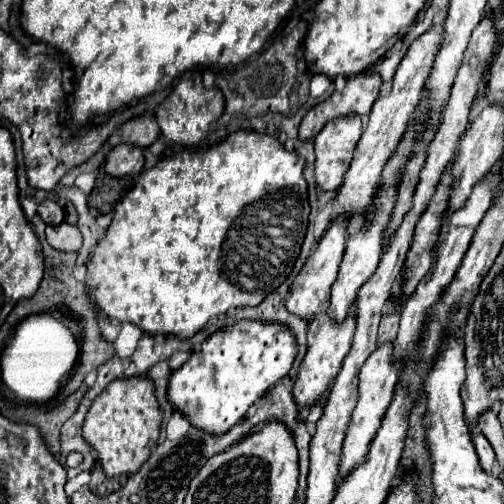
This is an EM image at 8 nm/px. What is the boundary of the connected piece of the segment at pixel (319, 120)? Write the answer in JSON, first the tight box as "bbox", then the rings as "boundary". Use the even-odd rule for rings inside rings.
{"bbox":[298,72,382,140],"boundary":[[[360,72],[348,78],[342,92],[336,90],[328,100],[308,110],[308,114],[300,122],[298,136],[302,140],[310,140],[324,128],[326,122],[334,118],[348,116],[348,114],[360,114],[360,116],[368,114],[374,100],[380,94],[380,86],[382,86],[380,74]]]}

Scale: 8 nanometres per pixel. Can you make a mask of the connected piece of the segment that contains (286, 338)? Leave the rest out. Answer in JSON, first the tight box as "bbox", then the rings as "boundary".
{"bbox":[168,320,298,434],"boundary":[[[238,320],[234,326],[214,332],[172,372],[168,398],[192,426],[216,434],[228,432],[260,396],[290,372],[296,352],[298,344],[290,328],[266,320]]]}

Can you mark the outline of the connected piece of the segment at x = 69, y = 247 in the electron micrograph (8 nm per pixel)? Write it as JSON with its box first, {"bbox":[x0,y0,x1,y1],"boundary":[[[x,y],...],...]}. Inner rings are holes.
{"bbox":[46,222,82,252],"boundary":[[[62,222],[58,226],[48,224],[46,226],[46,240],[62,252],[76,252],[82,246],[82,234],[76,226]]]}

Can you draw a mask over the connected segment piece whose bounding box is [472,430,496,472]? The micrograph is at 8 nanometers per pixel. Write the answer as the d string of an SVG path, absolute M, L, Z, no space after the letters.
M474 430L474 432L472 432L472 440L474 440L474 446L476 446L476 454L478 454L478 458L480 458L482 470L484 470L484 472L490 472L492 466L494 466L494 462L496 462L496 454L494 454L490 442L482 436L480 430Z

